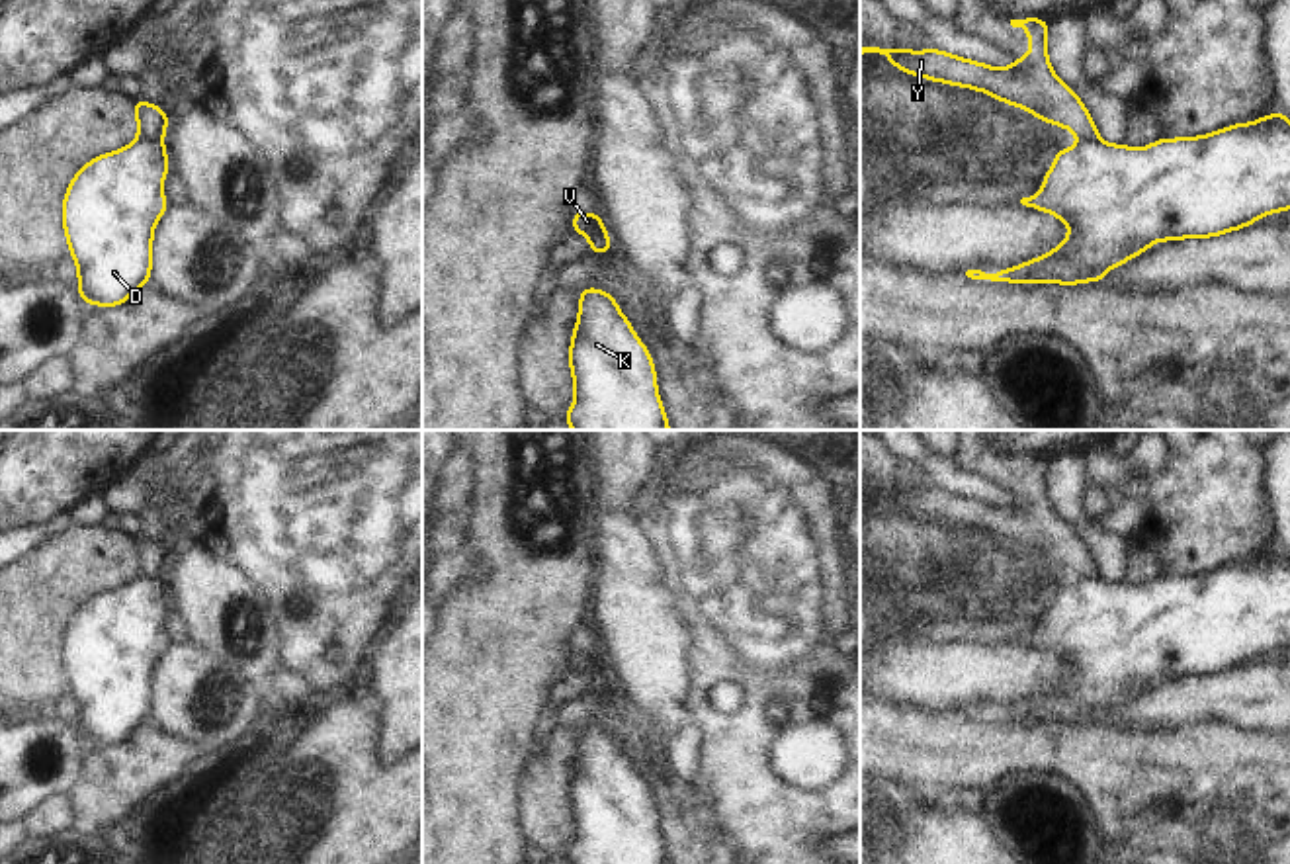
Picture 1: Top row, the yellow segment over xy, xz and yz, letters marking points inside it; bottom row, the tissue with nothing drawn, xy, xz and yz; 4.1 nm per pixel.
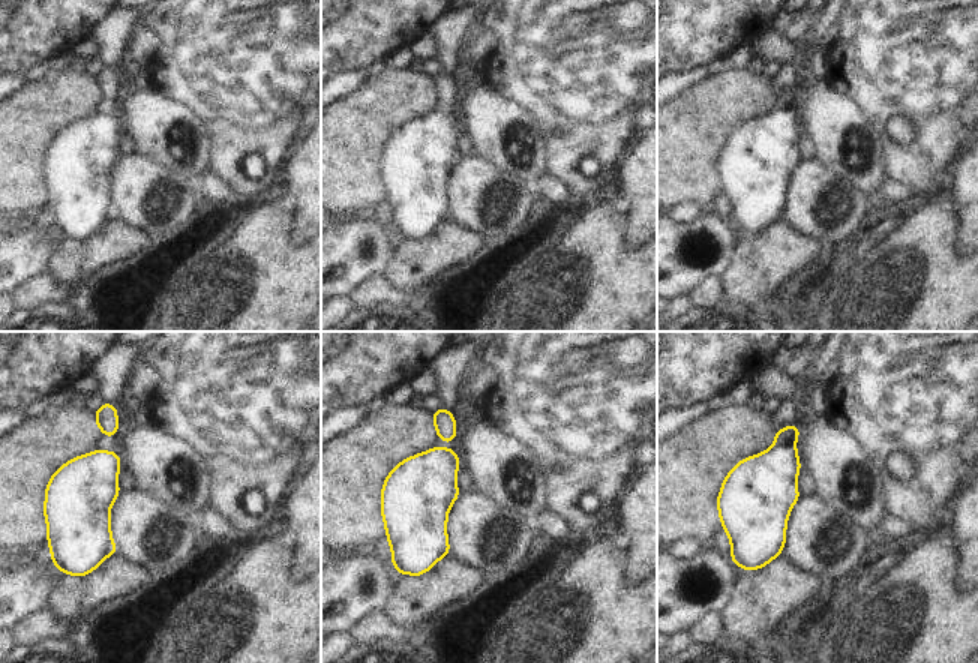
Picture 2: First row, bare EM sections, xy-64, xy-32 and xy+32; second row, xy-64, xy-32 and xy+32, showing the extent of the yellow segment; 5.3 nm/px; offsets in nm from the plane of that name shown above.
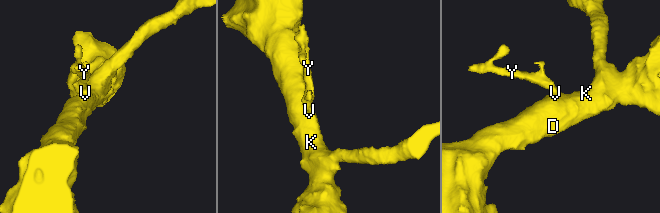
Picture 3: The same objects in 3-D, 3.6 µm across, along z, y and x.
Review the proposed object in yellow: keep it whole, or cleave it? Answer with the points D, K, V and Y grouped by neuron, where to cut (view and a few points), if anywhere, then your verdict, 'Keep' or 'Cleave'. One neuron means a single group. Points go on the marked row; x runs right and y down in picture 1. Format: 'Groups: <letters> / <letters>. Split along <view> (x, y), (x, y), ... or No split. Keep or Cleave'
Groups: D K V / Y. Split along xy (139, 137), (161, 141). Cleave.

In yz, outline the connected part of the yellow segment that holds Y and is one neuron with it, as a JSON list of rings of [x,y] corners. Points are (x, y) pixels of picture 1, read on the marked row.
[[[1040,18],[1010,20],[1012,27],[1024,27],[1032,37],[1032,51],[1014,59],[1009,68],[993,68],[983,63],[954,57],[946,51],[903,51],[899,47],[860,47],[860,53],[885,55],[891,66],[913,76],[926,76],[932,84],[946,80],[950,86],[968,86],[991,94],[999,102],[1018,106],[1032,115],[1073,131],[1081,141],[1098,139],[1098,131],[1077,94],[1050,68],[1046,33],[1050,22]]]

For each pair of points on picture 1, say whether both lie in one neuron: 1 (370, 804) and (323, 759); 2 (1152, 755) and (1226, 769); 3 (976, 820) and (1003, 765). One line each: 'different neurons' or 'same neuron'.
1: same neuron
2: same neuron
3: different neurons

